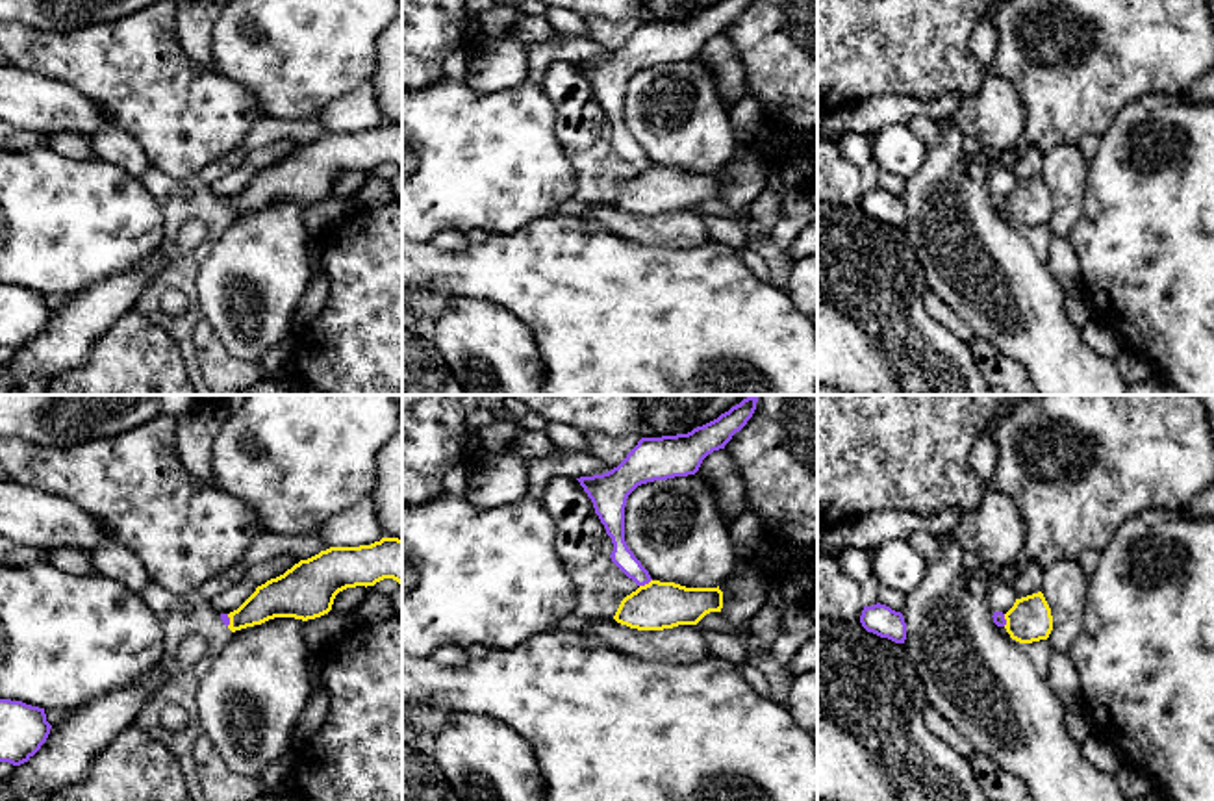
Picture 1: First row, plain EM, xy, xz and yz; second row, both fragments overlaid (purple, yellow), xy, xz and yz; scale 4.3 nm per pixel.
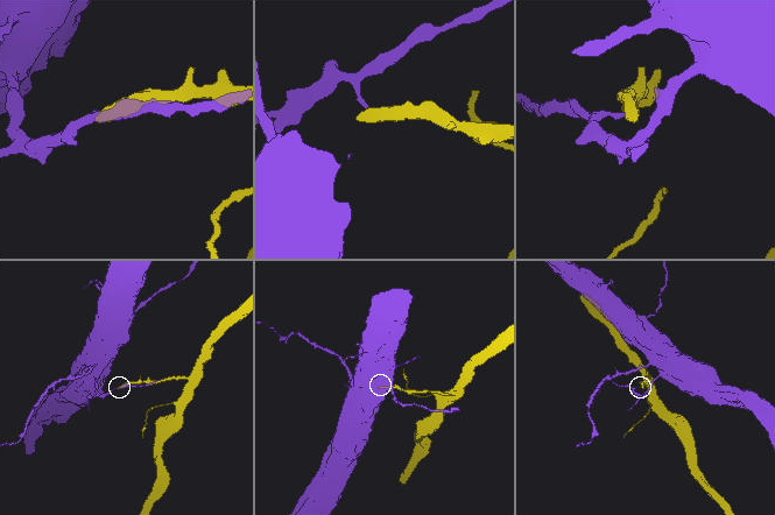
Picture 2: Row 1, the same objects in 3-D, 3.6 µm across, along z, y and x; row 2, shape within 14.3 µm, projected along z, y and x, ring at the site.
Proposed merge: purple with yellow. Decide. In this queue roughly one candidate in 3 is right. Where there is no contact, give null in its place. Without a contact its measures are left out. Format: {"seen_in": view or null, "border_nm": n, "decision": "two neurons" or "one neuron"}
{"seen_in": "xz", "border_nm": 70, "decision": "two neurons"}

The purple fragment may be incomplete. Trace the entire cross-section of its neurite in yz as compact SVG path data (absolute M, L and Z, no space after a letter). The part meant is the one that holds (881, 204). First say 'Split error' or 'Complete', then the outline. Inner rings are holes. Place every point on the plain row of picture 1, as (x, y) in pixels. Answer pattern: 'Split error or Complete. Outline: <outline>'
Complete. Outline: M877 187L873 191L864 191L860 208L867 217L888 222L895 228L904 228L906 224L906 208L903 198L886 189Z

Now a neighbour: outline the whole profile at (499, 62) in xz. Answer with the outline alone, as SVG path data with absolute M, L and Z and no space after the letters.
M523 13L502 35L478 39L465 82L482 95L517 85L528 76L528 48L558 37L545 17Z

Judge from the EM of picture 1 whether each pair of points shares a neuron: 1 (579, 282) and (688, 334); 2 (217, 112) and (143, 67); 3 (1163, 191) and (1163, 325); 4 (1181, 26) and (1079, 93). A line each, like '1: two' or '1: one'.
1: one
2: one
3: one
4: one

